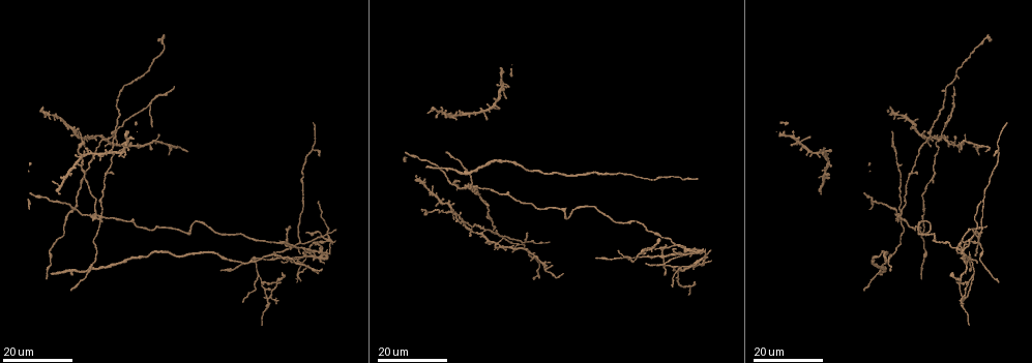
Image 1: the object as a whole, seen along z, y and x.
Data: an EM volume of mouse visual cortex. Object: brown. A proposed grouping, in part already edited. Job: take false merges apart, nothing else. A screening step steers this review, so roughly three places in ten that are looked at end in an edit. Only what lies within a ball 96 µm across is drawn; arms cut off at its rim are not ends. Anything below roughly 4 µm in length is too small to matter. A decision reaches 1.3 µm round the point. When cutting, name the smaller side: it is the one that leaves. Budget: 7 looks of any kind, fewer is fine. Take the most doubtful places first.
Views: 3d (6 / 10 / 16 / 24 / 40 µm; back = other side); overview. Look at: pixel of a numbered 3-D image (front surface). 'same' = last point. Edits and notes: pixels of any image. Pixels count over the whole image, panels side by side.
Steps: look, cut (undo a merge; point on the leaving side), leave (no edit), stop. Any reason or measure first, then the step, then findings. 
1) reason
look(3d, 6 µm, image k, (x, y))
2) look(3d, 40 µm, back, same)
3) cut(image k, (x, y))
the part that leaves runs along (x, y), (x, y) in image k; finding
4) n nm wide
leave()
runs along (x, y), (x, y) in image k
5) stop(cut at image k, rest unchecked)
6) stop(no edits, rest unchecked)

two arms in line, one across
look(3d, 24 µm, image 1, (149, 103))

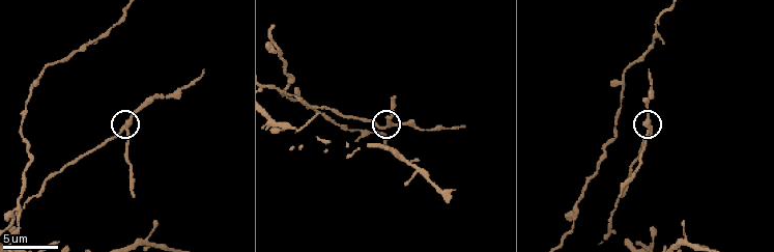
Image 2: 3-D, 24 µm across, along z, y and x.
look(3d, 10 µm, image 2, (126, 130))

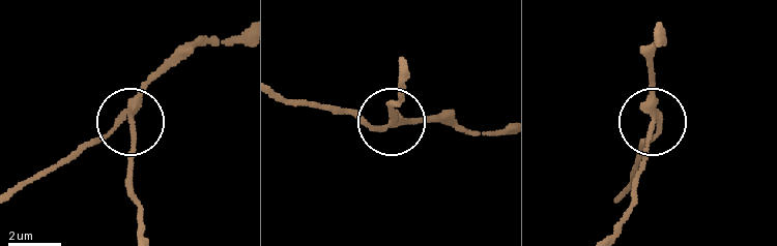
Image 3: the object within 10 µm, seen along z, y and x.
3 arms
cut(image 3, (135, 146))
the part that leaves runs along (134, 110), (140, 234) in image 3; a second neuron is stuck on

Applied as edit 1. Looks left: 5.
sudden change in width
look(3d, 16 µm, image 1, (91, 264))

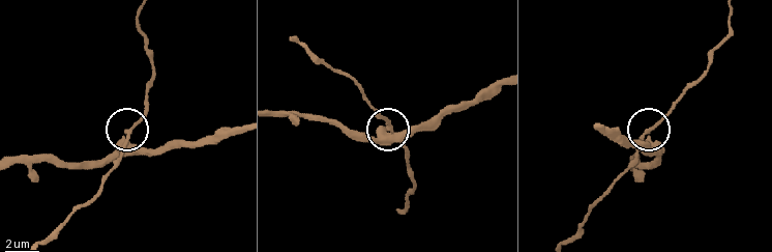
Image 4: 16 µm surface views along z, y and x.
look(3d, 10 µm, image 4, (387, 127))

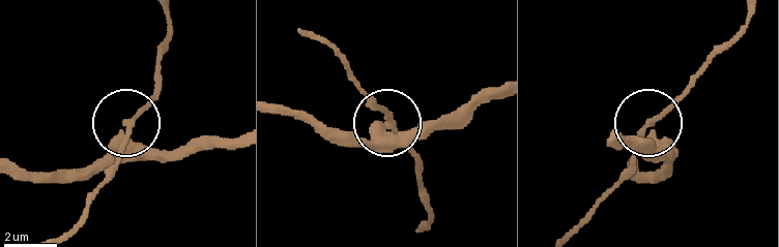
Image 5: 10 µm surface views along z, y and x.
270 nm wide
cut(image 5, (144, 156))
the part that leaves runs along (125, 126), (133, 142), (160, 151), (239, 142) in image 5; two neurons meet here

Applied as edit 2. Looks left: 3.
look(overview)

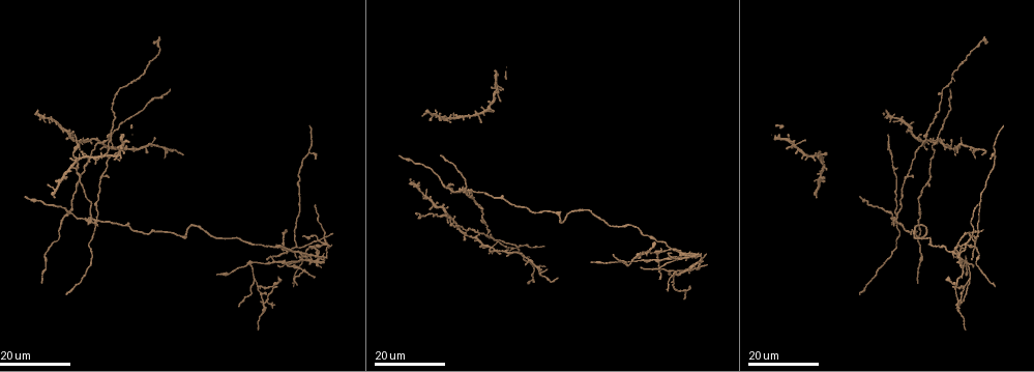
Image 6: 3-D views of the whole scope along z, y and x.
small branch off a trunk
look(3d, 16 µm, image 6, (796, 146))

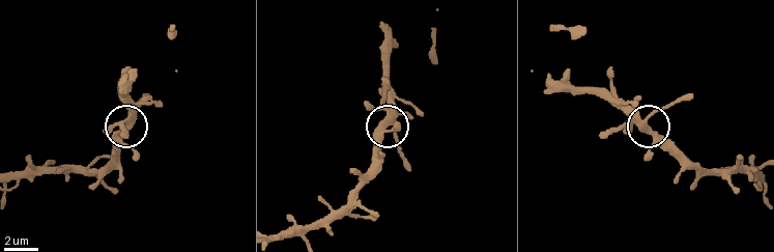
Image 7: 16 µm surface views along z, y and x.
look(3d, 10 µm, image 7, (645, 118))

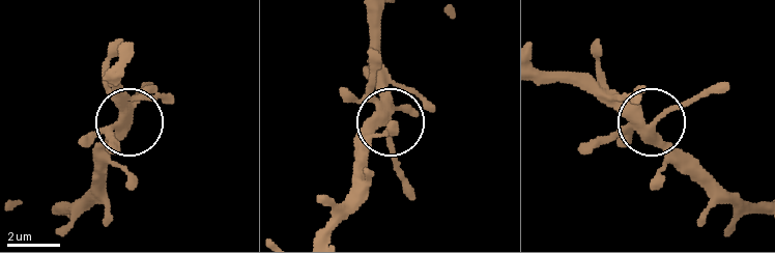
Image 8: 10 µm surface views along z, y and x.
leave()
all the same neuron

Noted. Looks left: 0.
stop(cut at image 3, cut at image 5, rest unchecked)

